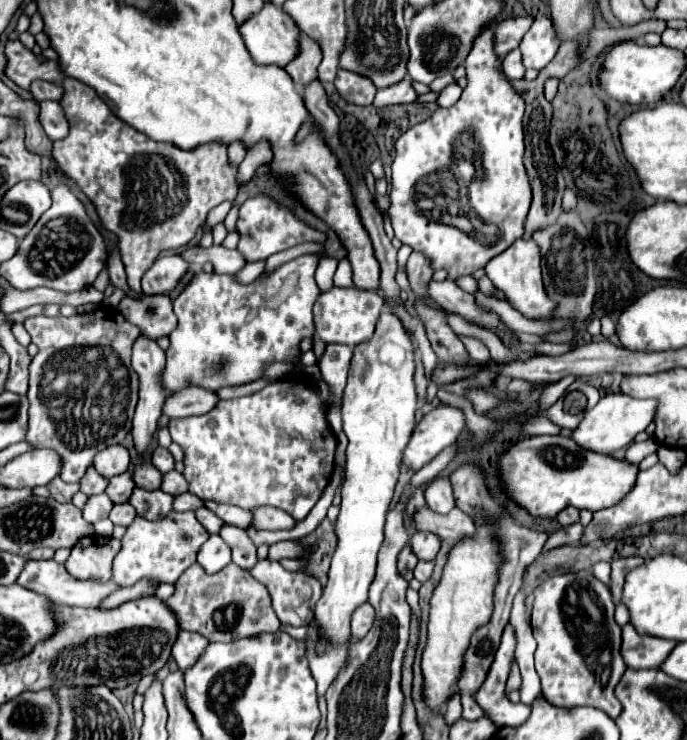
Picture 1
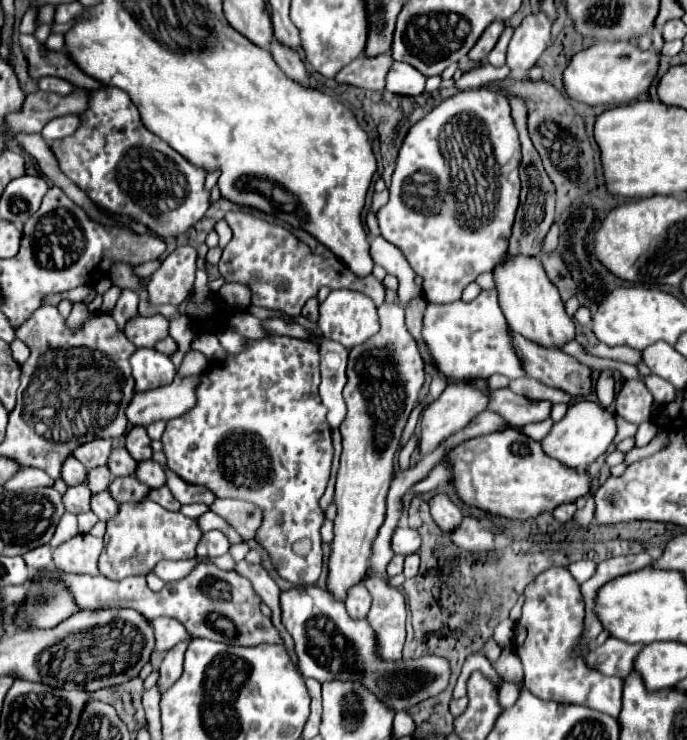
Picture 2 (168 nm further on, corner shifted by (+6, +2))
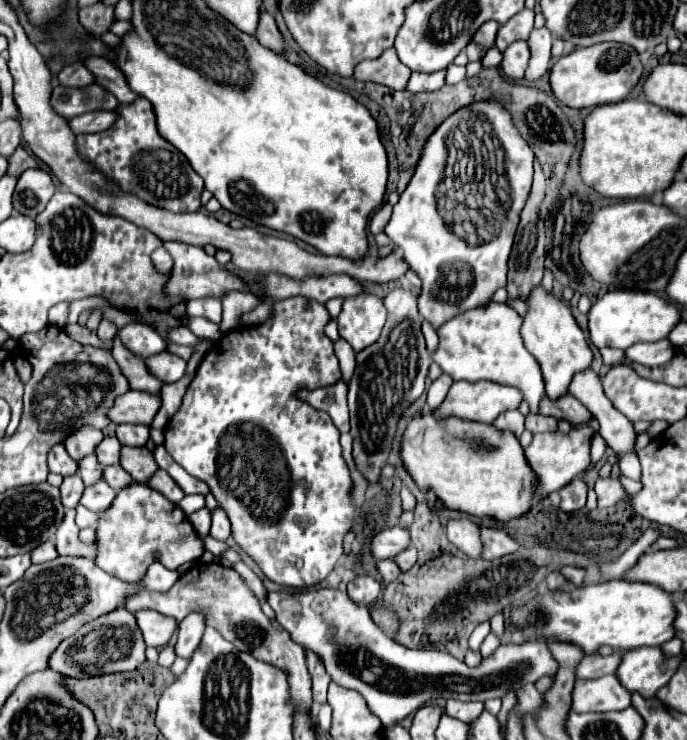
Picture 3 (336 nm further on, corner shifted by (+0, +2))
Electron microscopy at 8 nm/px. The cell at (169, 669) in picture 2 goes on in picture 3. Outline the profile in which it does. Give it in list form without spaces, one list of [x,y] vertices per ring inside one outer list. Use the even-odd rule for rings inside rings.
[[[200,613],[188,615],[180,623],[180,629],[178,629],[178,641],[174,645],[176,655],[182,657],[182,659],[190,659],[192,653],[196,651],[196,647],[200,645],[200,639],[204,635],[204,629],[206,629],[204,617]]]

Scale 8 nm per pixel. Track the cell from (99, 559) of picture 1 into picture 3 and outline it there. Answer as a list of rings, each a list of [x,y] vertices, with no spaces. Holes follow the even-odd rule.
[[[74,509],[66,511],[64,521],[60,523],[56,531],[56,547],[58,555],[76,555],[76,557],[86,557],[86,559],[96,559],[96,543],[84,543],[80,541],[78,525],[74,523]]]

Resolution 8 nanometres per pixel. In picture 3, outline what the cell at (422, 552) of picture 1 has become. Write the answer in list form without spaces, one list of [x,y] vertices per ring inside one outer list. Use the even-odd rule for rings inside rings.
[[[392,527],[380,531],[372,539],[372,555],[376,559],[392,559],[396,553],[410,547],[410,533],[404,527]]]

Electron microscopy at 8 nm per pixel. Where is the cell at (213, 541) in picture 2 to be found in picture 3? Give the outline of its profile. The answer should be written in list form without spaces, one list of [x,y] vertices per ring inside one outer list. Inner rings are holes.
[[[222,509],[212,511],[212,529],[210,535],[218,541],[226,541],[232,535],[232,527],[228,523],[228,515]]]

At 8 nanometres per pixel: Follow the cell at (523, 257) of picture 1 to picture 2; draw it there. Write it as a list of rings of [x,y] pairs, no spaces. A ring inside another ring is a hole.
[[[506,255],[502,267],[494,271],[494,279],[500,307],[506,313],[512,331],[546,349],[560,349],[574,339],[574,321],[566,315],[560,293],[546,277],[540,259],[526,259],[522,255],[510,259],[510,255]]]

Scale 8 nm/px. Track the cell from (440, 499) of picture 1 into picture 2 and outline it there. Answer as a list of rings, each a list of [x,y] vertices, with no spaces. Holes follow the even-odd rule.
[[[438,493],[430,501],[430,513],[432,513],[432,519],[436,521],[436,525],[444,533],[452,533],[454,529],[458,529],[462,517],[464,517],[462,509],[458,505],[454,505],[444,493]]]

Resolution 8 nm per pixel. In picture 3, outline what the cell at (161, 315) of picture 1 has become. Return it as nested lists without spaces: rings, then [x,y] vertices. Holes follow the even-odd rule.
[[[132,323],[132,325],[126,325],[126,327],[118,329],[118,335],[120,335],[122,343],[132,353],[136,353],[142,359],[146,359],[150,355],[156,355],[156,353],[160,353],[160,351],[166,349],[164,337],[158,335],[150,325]]]

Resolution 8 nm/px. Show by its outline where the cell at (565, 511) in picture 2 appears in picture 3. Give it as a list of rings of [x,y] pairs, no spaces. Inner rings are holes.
[[[580,477],[572,479],[572,483],[568,483],[568,487],[560,489],[560,497],[562,497],[560,509],[566,513],[582,509],[586,505],[586,491],[588,491],[588,487]]]

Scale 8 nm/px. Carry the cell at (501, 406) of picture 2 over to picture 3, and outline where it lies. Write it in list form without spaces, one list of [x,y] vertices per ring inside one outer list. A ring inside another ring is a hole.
[[[528,413],[526,415],[526,429],[532,431],[532,433],[544,433],[544,431],[554,431],[556,429],[556,419],[548,417],[548,415],[532,415]]]

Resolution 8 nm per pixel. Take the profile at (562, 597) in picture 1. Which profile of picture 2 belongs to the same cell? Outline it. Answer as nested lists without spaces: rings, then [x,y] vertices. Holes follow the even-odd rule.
[[[552,567],[526,587],[524,597],[522,615],[514,629],[514,647],[524,667],[526,687],[540,699],[584,705],[618,717],[624,679],[606,677],[588,669],[584,657],[574,657],[574,643],[580,639],[584,629],[584,597],[576,579],[568,573],[568,569]]]

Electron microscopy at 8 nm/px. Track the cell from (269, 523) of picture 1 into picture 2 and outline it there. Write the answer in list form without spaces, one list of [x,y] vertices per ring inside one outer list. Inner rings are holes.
[[[216,499],[210,505],[210,511],[220,515],[232,529],[236,529],[246,543],[254,543],[256,529],[262,523],[262,511],[256,505],[238,499]]]

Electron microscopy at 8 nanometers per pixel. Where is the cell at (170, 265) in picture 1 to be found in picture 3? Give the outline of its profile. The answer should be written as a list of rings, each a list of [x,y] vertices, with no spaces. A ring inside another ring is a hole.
[[[172,241],[164,243],[164,247],[168,249],[168,253],[174,259],[172,275],[162,291],[164,295],[180,295],[182,299],[190,301],[190,299],[198,299],[198,297],[206,297],[206,295],[216,295],[216,293],[218,293],[218,297],[222,297],[230,289],[246,289],[242,279],[238,279],[234,273],[230,273],[222,265],[218,265],[218,261],[214,257],[210,257],[202,247],[172,243]]]

